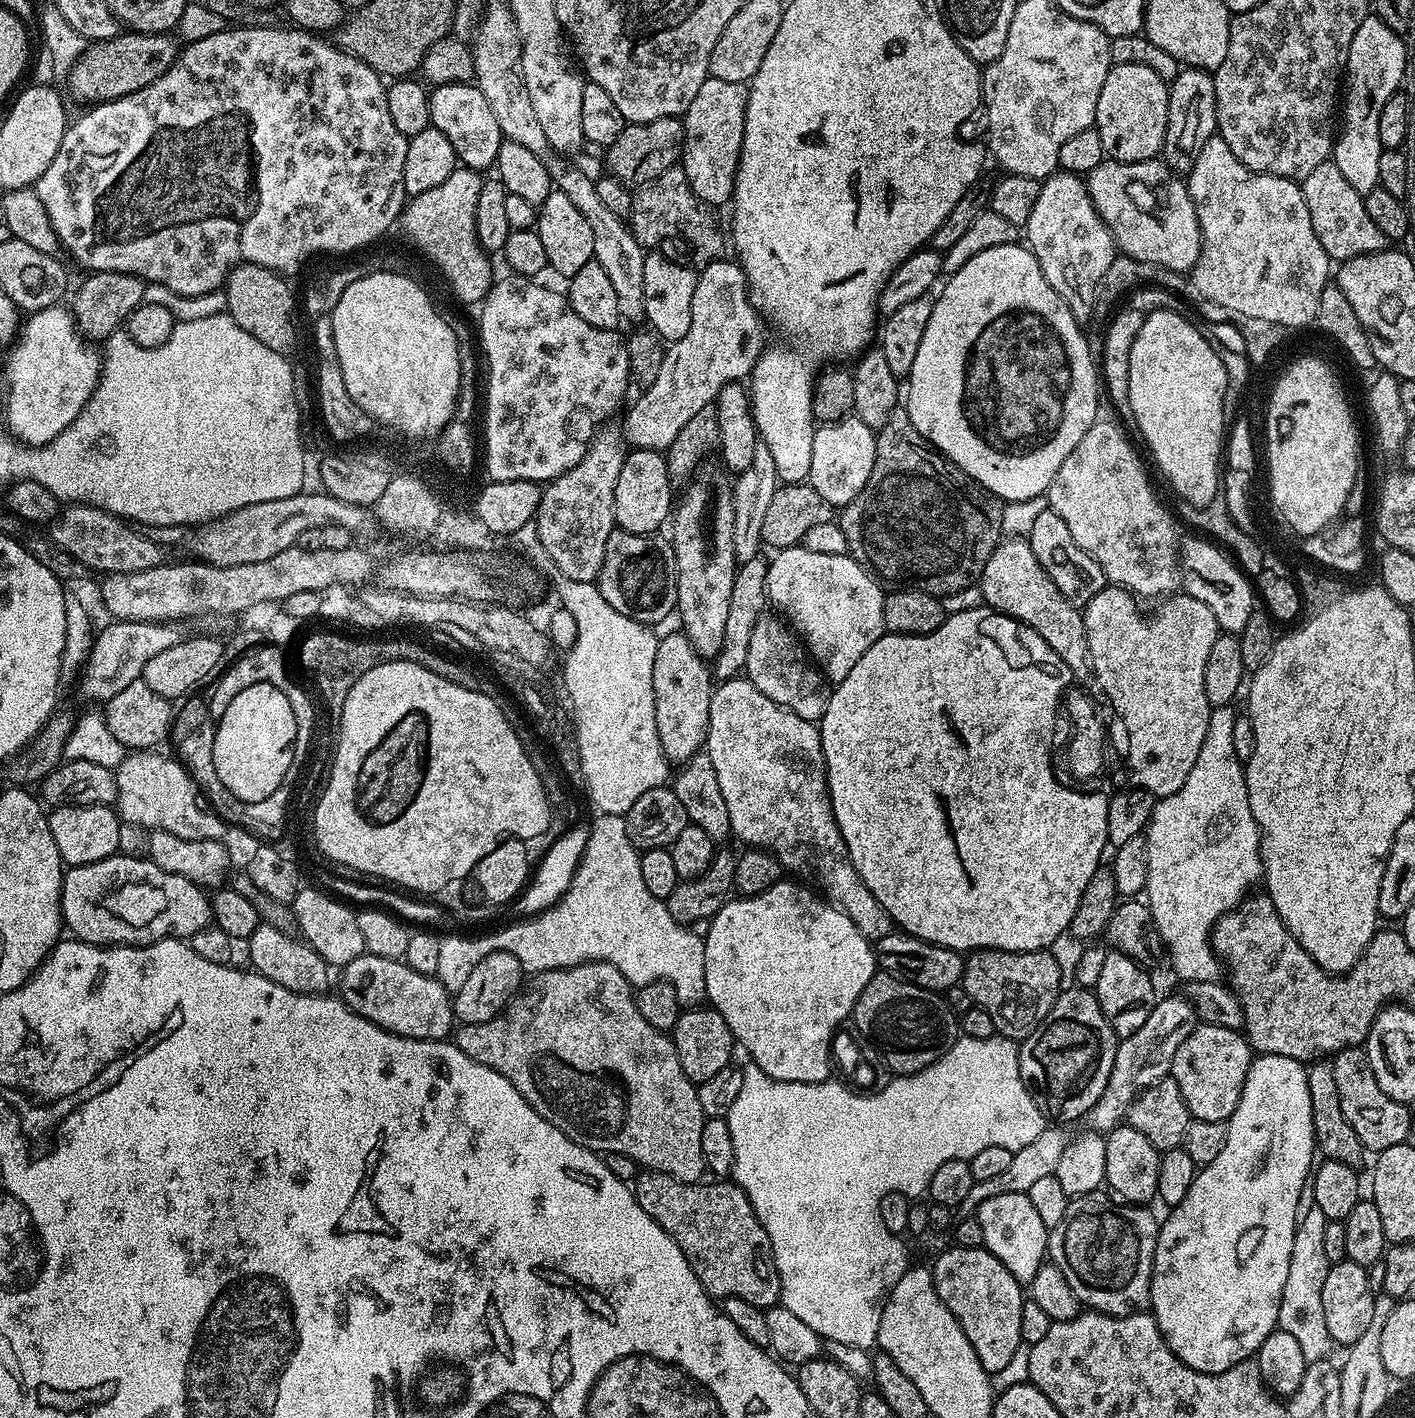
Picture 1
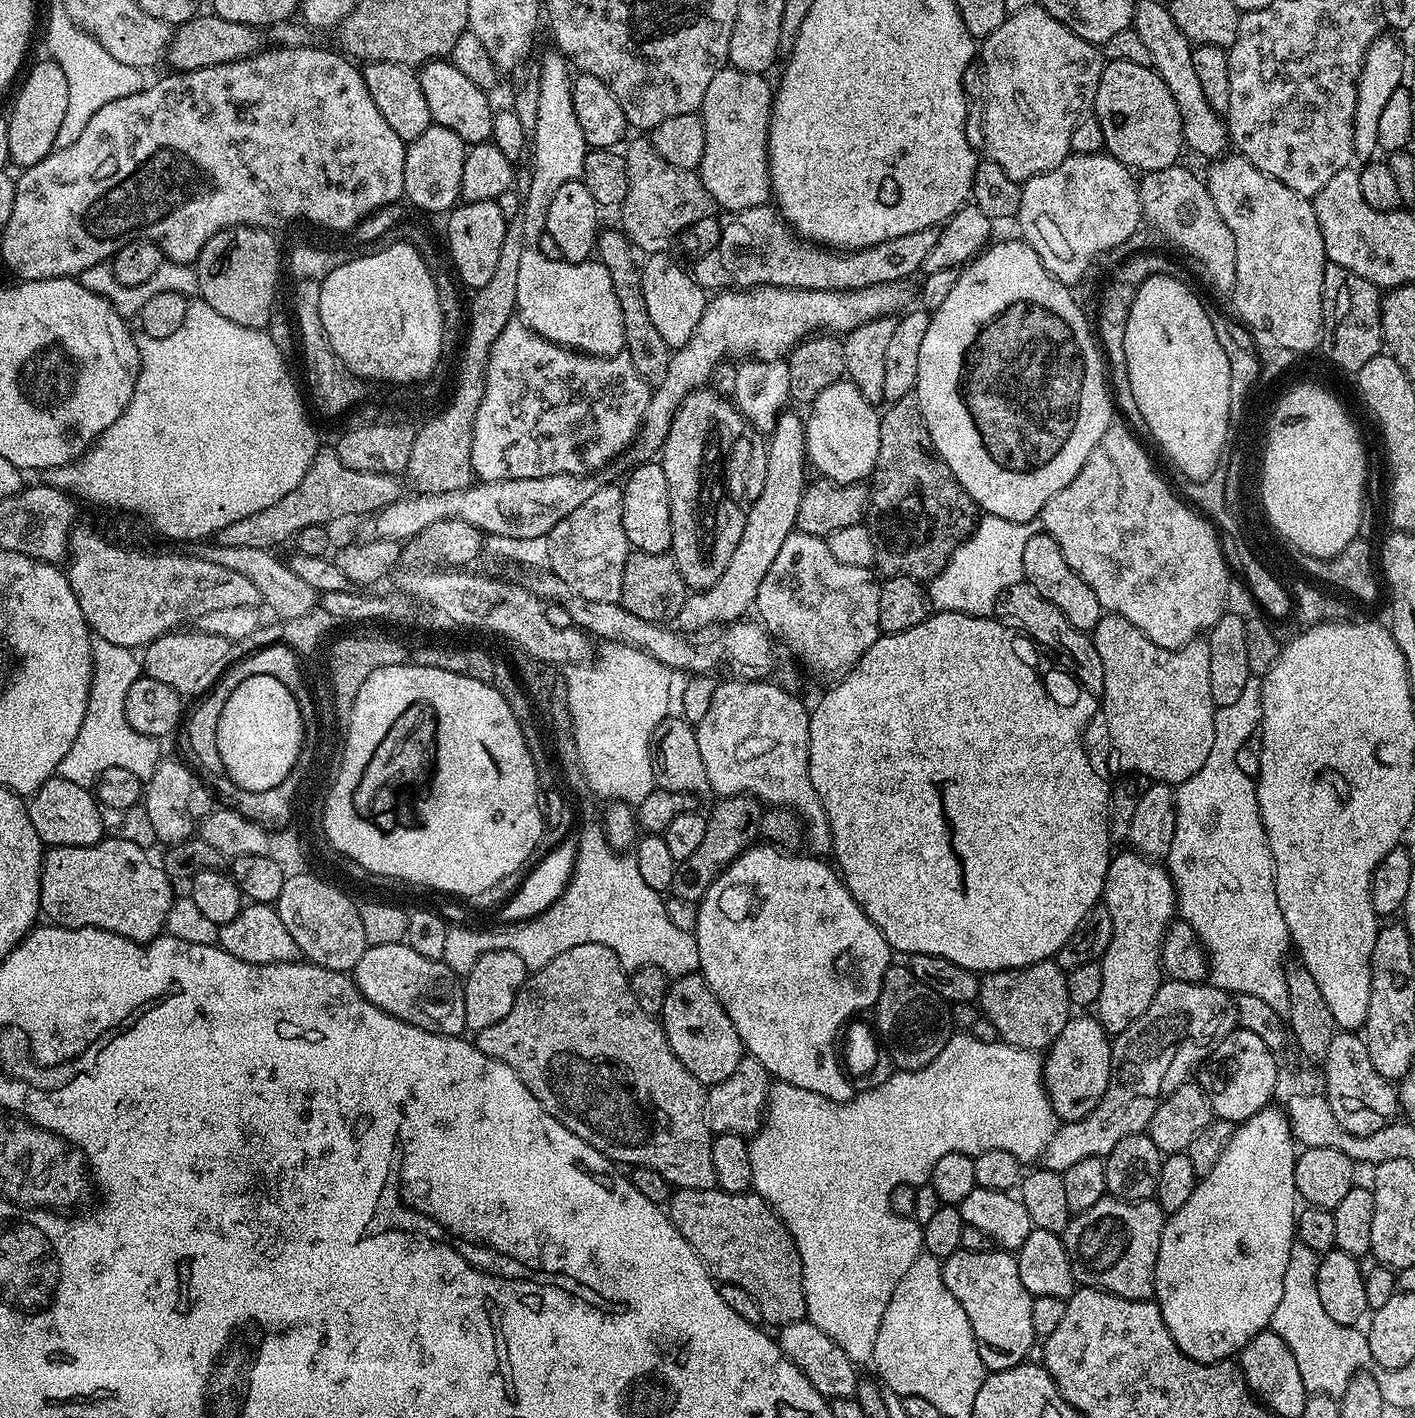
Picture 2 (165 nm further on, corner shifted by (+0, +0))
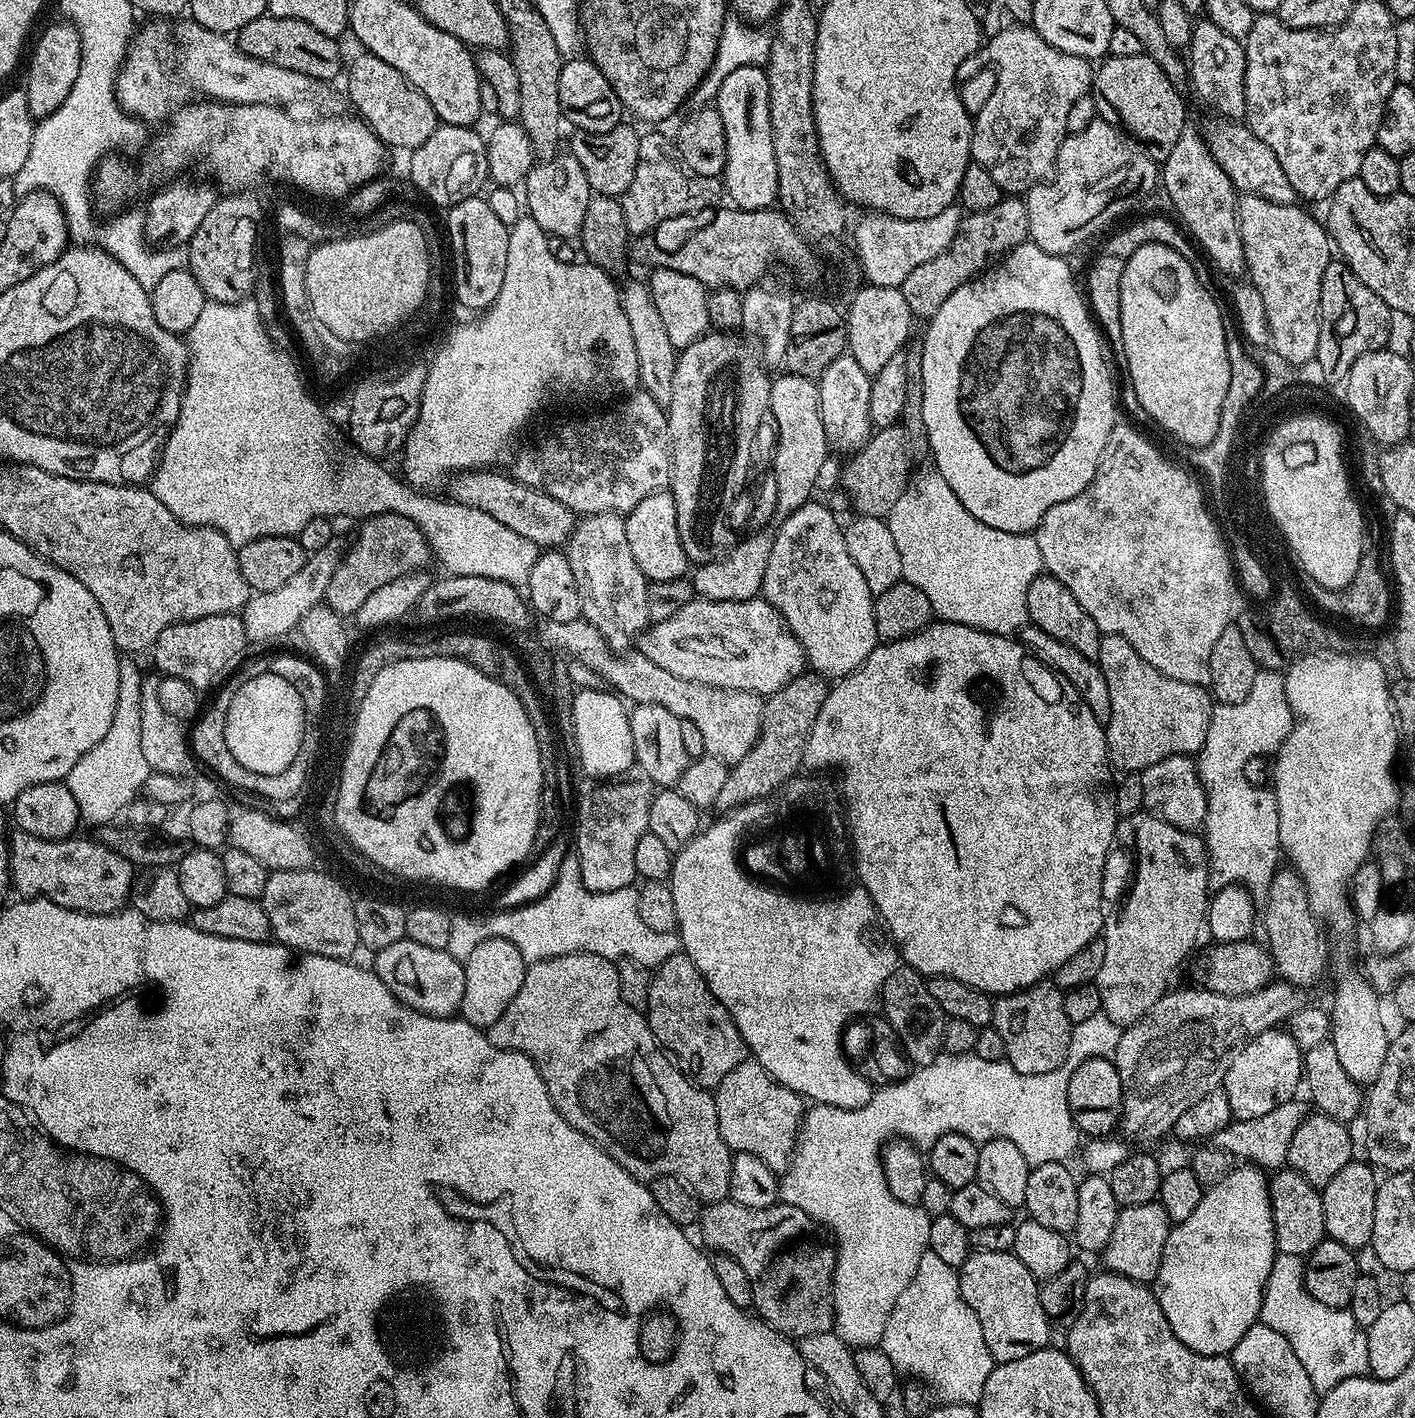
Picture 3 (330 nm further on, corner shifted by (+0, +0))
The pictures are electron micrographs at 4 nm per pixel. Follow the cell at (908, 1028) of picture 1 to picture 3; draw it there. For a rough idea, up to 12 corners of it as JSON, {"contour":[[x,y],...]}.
{"contour":[[897,966],[879,1003],[916,1068],[941,1055],[946,1017],[921,972]]}

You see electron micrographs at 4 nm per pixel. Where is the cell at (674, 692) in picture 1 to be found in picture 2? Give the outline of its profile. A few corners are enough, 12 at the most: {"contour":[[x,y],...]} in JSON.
{"contour":[[780,413],[766,487],[722,578],[689,591],[685,634],[747,617],[806,487],[805,421]]}

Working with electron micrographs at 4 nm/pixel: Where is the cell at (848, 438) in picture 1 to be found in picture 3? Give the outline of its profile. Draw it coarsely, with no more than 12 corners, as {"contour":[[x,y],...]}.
{"contour":[[850,355],[818,377],[833,453],[872,435],[872,377]]}

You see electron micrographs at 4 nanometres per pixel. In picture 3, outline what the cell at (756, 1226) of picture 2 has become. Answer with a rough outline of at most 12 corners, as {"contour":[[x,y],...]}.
{"contour":[[707,1205],[713,1253],[799,1342],[833,1331],[833,1237],[798,1206]]}

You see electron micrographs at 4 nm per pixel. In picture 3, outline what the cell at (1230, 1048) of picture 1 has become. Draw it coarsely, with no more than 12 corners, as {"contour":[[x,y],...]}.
{"contour":[[1279,1027],[1250,1040],[1224,1075],[1237,1120],[1301,1091],[1304,1058]]}

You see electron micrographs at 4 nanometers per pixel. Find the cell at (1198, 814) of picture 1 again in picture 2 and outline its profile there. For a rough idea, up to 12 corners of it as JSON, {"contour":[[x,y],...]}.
{"contour":[[1260,680],[1217,708],[1166,857],[1207,979],[1290,1010],[1276,867],[1238,750]]}

